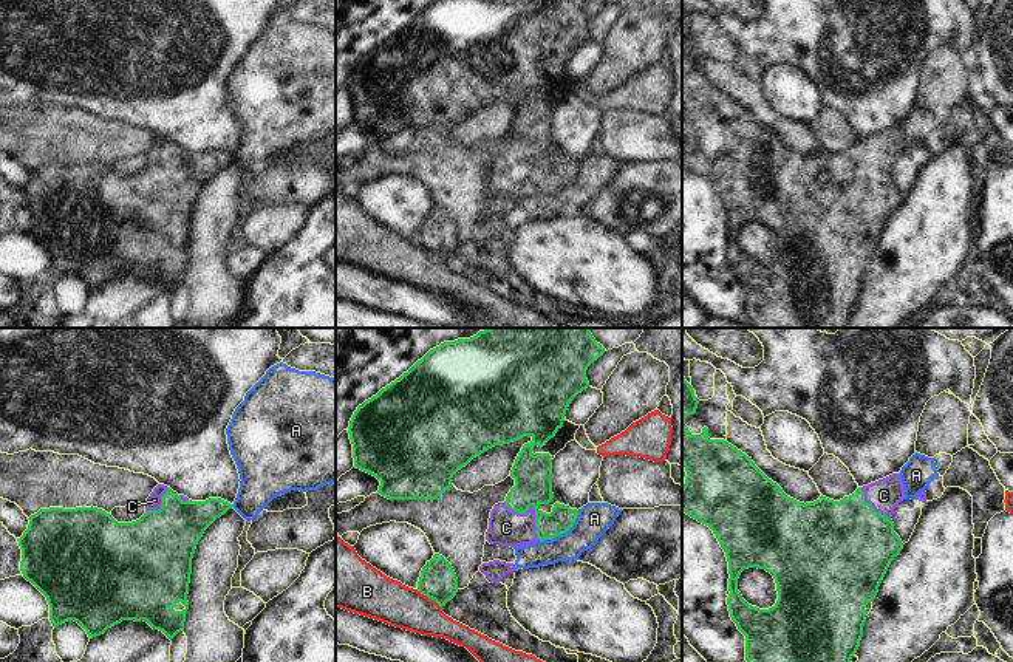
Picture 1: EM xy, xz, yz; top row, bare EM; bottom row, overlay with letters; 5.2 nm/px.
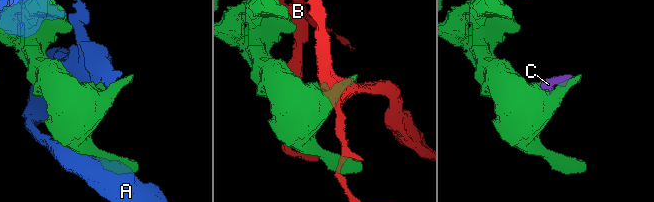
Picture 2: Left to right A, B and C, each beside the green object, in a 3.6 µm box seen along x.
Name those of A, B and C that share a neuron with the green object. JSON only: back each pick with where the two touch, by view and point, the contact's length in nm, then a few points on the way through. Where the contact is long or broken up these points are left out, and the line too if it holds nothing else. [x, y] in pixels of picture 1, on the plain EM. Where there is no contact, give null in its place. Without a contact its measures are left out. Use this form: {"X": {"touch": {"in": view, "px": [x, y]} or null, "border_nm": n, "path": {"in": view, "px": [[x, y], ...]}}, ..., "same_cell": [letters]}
{"C": {"touch": {"in": "xz", "px": [535, 163]}, "border_nm": 280, "path": {"in": "xz", "px": [[532, 127], [535, 163], [528, 163], [506, 181]]}}, "same_cell": ["C"]}

